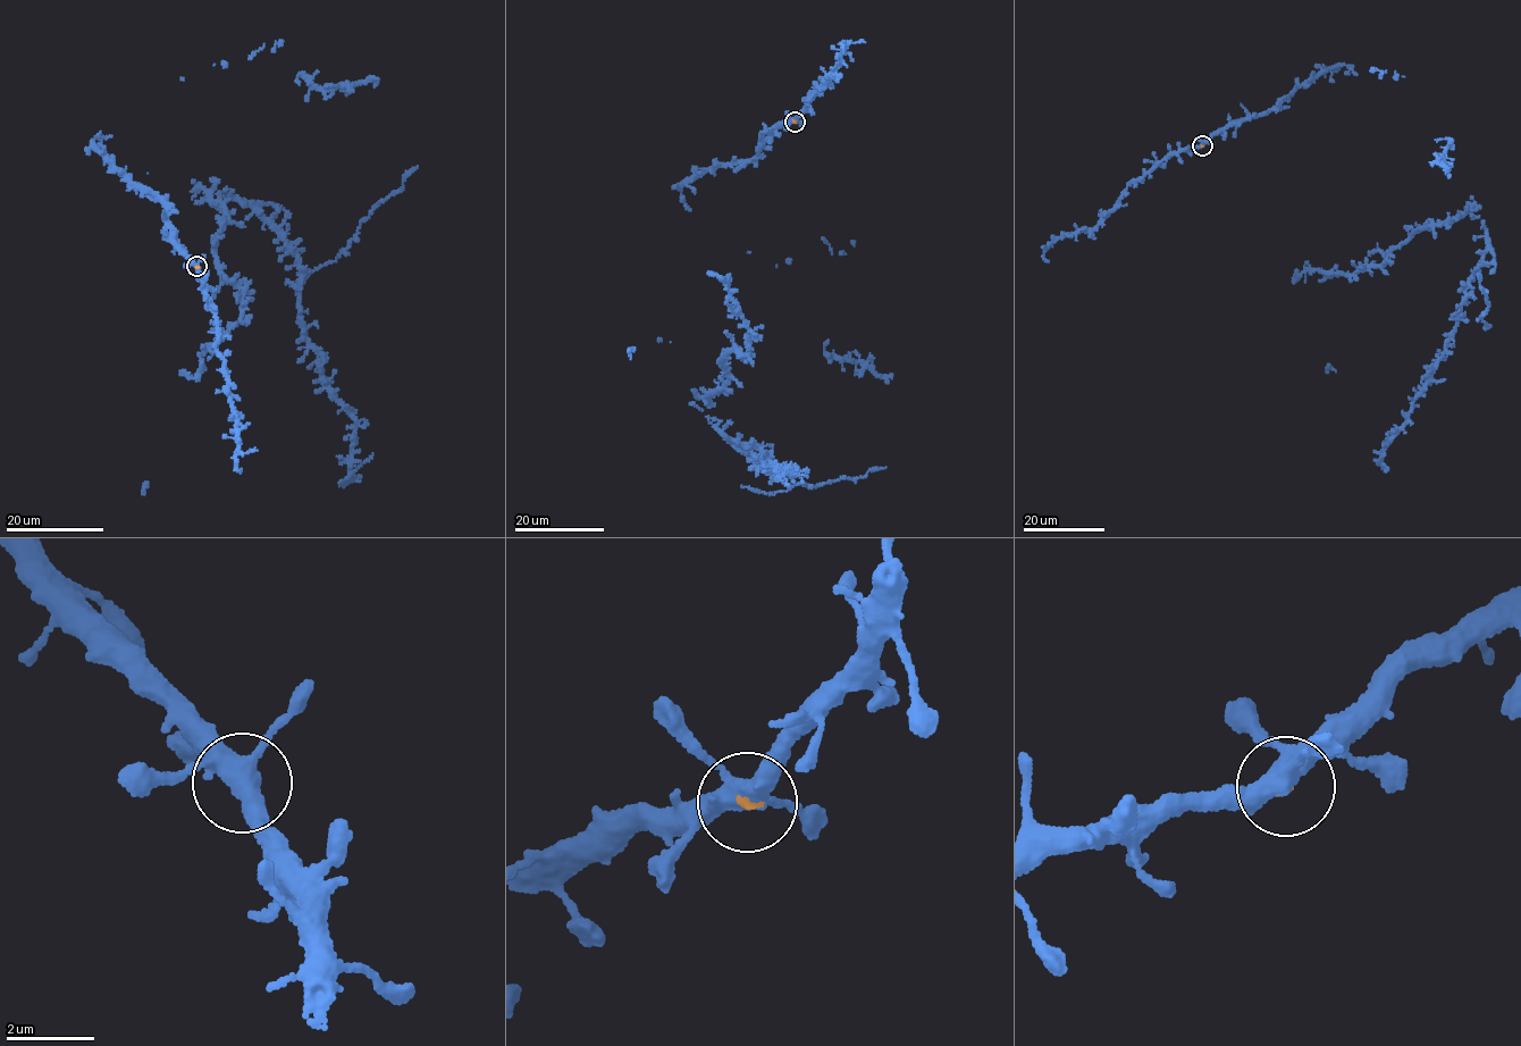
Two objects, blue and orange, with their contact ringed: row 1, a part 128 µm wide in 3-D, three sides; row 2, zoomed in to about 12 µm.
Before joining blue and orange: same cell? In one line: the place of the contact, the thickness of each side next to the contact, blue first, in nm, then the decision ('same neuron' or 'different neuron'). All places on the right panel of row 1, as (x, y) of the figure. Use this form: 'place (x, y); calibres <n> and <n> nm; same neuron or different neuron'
place (1202, 145); calibres 440 and 90 nm; same neuron

